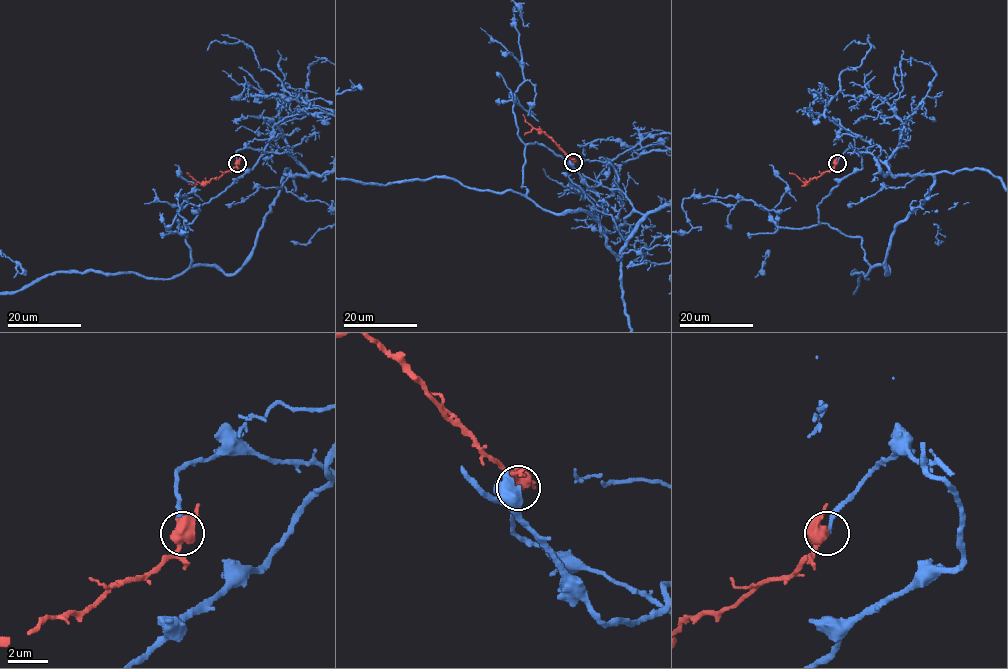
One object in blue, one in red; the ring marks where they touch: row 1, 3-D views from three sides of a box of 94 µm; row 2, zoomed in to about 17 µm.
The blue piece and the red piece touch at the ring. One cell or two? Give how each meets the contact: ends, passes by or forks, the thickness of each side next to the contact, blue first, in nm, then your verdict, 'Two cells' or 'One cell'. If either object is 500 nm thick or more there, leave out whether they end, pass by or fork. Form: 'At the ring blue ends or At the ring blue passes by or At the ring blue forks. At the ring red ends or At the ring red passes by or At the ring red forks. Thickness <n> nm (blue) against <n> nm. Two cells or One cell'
Thickness 200 nm (blue) against 500 nm. One cell

